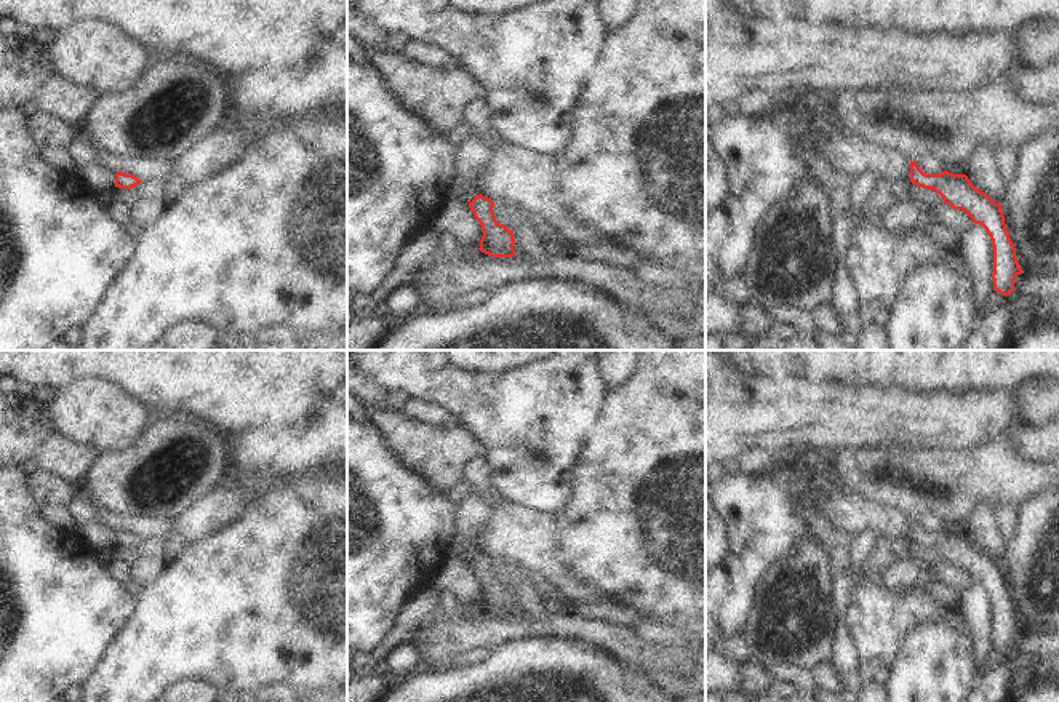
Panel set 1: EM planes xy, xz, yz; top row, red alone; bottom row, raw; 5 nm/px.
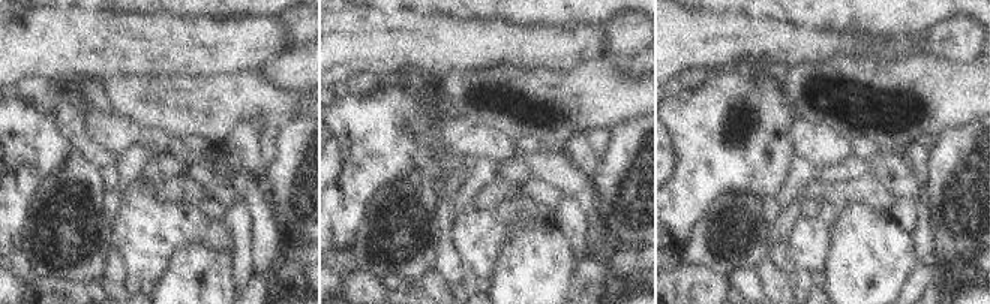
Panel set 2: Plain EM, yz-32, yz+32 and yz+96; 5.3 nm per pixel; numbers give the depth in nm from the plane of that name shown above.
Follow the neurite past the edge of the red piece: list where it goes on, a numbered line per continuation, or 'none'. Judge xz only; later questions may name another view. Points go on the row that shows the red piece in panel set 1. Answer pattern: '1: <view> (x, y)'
none

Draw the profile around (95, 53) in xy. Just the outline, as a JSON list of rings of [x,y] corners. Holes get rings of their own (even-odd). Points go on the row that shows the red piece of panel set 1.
[[[102,19],[66,26],[46,50],[56,75],[99,94],[126,91],[154,59],[141,43]]]

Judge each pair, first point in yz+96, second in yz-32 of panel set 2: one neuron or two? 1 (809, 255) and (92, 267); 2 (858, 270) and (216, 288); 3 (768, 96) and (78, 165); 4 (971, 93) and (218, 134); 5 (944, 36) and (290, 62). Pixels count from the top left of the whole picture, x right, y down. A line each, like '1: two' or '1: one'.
1: two
2: one
3: two
4: one
5: two

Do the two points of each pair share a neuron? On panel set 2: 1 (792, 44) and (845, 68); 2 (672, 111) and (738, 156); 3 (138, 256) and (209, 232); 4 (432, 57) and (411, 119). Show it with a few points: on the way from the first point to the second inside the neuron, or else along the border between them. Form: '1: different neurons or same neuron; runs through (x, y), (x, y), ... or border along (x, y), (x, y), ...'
1: different neurons; border along (857, 51), (833, 53), (794, 65), (789, 69)
2: same neuron; runs through (689, 117), (722, 147)
3: same neuron; runs through (156, 238), (162, 232), (191, 232)
4: different neurons; border along (429, 78), (440, 81)

